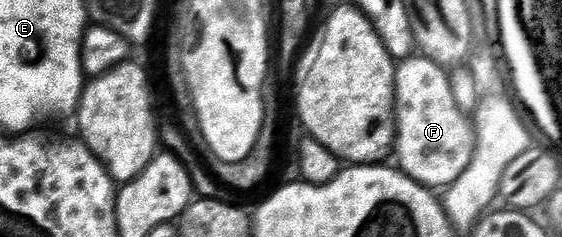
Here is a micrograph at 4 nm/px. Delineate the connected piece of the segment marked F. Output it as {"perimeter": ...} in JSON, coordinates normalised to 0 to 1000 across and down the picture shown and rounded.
{"perimeter":[[[767,249],[712,257],[703,287],[703,641],[712,722],[765,802],[792,802],[831,713],[843,629],[843,527],[810,447],[799,304]]]}

